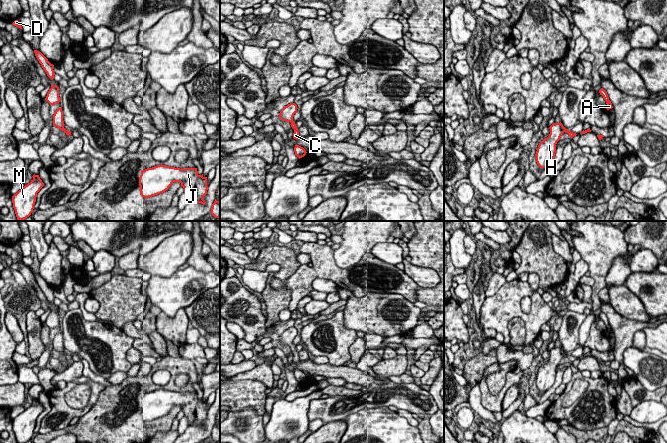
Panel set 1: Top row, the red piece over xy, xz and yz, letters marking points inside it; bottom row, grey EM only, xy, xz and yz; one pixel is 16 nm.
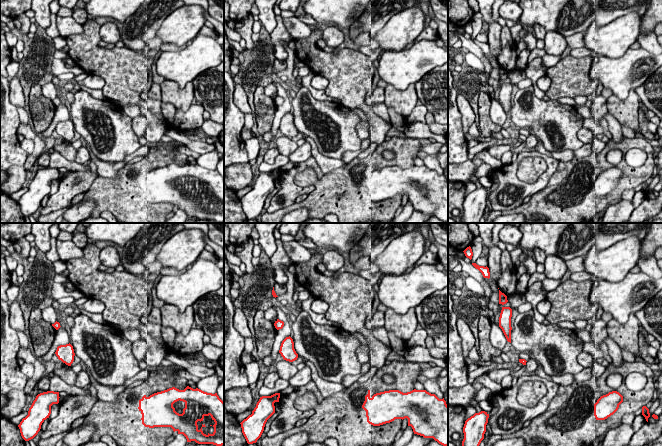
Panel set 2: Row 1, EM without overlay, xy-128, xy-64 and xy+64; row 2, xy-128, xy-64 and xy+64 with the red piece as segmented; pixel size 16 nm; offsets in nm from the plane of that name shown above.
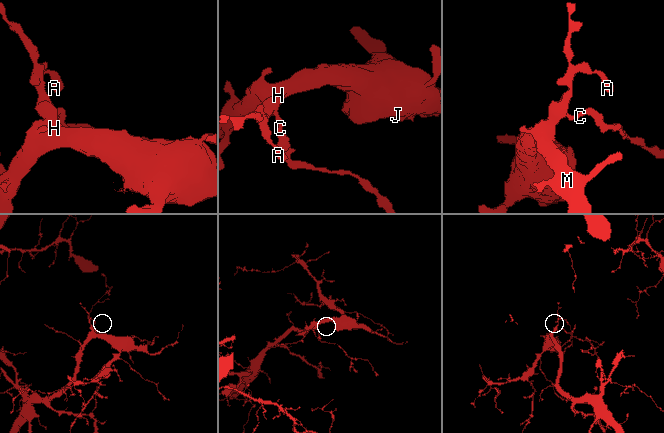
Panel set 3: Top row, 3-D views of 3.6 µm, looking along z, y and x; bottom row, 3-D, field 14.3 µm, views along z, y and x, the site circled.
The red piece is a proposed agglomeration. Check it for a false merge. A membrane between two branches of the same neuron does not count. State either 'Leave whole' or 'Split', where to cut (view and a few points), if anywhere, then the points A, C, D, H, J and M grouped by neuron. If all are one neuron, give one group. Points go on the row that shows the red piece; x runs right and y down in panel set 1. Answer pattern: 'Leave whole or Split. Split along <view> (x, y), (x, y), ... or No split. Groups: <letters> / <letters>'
Leave whole. No split. Groups: A C D H J M

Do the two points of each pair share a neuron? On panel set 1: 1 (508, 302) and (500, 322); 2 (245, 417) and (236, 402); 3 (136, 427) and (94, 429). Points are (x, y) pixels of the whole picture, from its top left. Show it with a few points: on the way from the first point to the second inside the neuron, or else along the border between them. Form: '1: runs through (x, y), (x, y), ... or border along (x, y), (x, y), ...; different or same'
1: runs through (503, 307), (500, 310), (500, 317); same
2: border along (230, 412), (253, 408), (262, 416); different
3: runs through (126, 428), (104, 428); same

